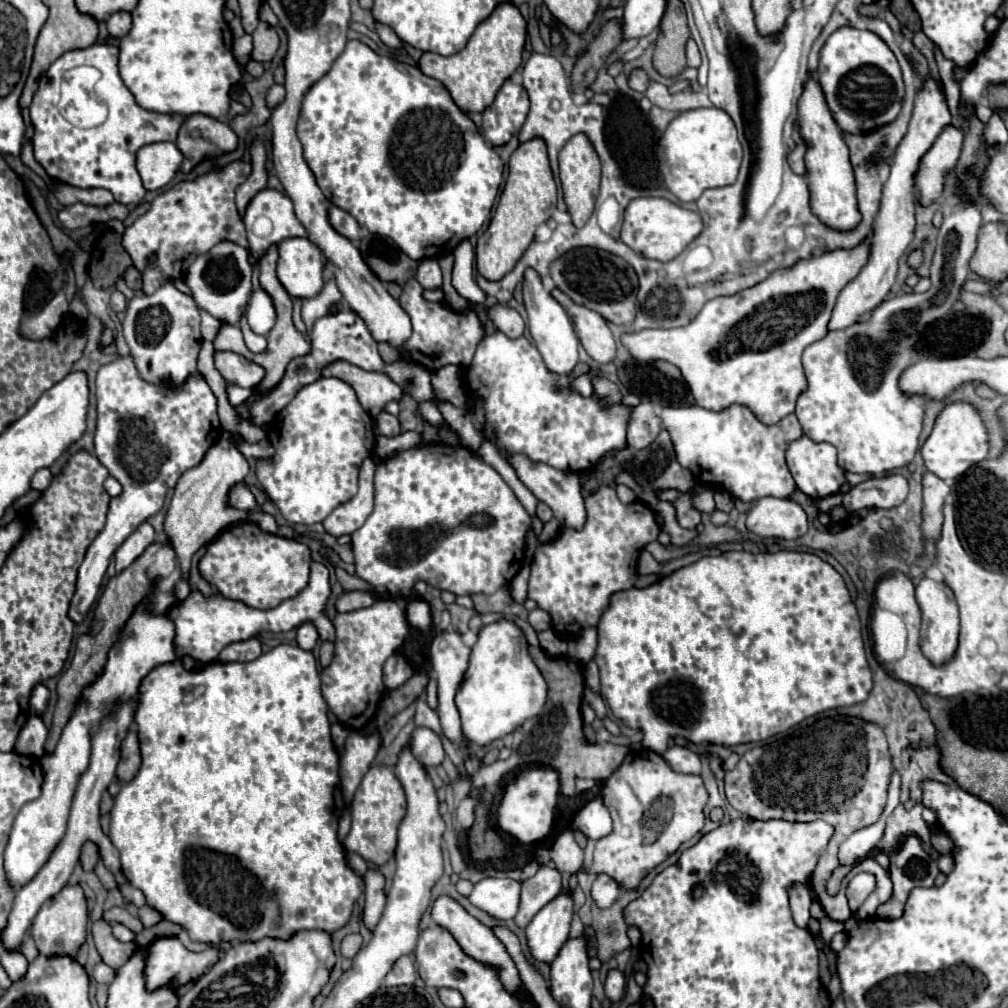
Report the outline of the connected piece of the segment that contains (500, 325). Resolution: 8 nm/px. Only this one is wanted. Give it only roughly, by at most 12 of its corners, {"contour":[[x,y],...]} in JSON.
{"contour":[[503,303],[487,307],[487,317],[507,337],[521,337],[525,323]]}

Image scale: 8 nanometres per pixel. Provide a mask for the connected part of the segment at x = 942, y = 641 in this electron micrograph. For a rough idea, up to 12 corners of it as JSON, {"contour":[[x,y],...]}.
{"contour":[[921,579],[921,651],[933,665],[957,651],[959,611],[945,583]]}

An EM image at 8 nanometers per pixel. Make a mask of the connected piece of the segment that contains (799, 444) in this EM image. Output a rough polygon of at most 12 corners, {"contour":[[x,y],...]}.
{"contour":[[807,435],[789,445],[787,465],[811,499],[847,483],[837,449]]}

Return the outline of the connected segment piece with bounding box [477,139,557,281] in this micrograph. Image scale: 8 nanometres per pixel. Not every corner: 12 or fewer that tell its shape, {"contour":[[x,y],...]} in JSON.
{"contour":[[543,139],[521,143],[477,269],[497,281],[545,223],[557,185]]}

